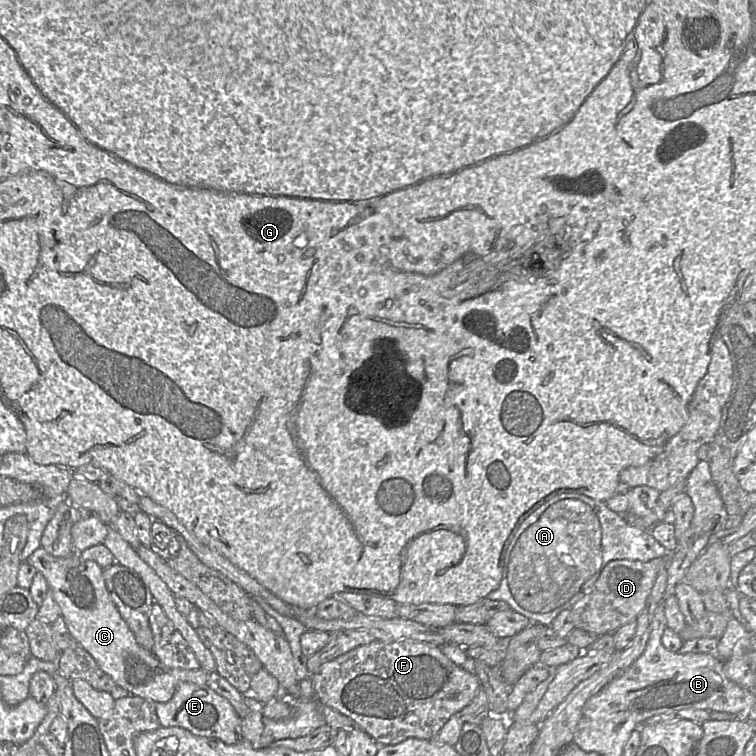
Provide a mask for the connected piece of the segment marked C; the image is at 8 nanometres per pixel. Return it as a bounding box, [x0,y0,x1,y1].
[25,548,209,703]

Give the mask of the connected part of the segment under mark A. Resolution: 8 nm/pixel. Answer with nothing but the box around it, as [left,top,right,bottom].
[487,493,668,626]

